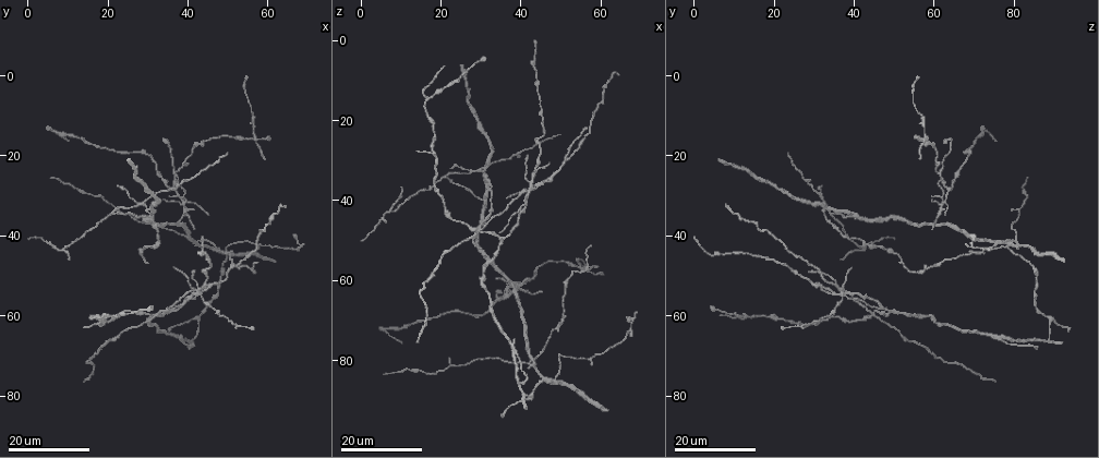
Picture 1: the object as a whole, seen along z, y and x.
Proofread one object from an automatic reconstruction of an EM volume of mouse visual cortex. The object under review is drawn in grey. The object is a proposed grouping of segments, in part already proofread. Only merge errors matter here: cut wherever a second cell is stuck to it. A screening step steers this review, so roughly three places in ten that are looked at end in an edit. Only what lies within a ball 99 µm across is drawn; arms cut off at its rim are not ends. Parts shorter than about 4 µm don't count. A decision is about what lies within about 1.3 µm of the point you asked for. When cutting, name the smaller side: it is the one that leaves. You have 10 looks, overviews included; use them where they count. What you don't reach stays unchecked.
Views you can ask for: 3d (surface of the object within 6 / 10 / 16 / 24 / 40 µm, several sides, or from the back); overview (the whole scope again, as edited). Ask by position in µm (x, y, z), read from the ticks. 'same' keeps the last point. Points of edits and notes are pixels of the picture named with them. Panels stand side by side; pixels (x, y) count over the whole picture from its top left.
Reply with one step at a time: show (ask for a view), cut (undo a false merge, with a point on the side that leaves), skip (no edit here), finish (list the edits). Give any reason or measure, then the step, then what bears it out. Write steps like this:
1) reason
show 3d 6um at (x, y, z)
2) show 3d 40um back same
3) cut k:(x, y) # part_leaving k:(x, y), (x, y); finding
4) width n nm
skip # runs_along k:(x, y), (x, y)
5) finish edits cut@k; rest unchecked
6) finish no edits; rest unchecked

side arm on a straight run
show 3d 16um at (17.0, 60.0, 14.5)

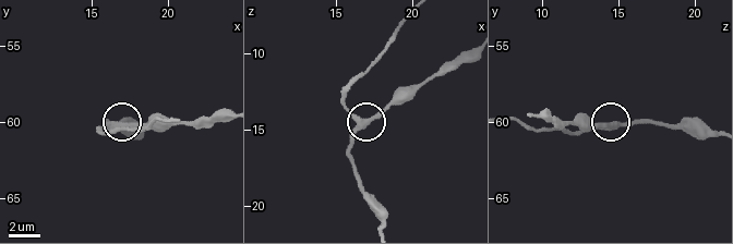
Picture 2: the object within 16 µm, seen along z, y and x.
show 3d 10um at (16.8, 60.2, 14.4)

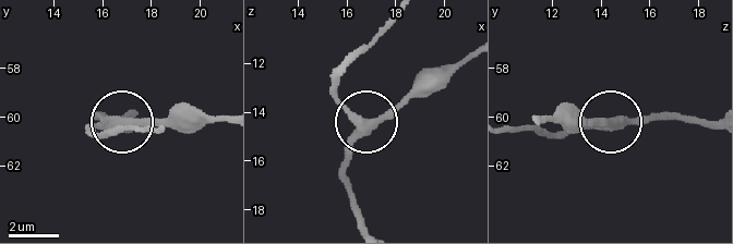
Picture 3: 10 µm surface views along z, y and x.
arms 3
skip # one cell here

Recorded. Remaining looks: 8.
side arm on a straight run
show 3d 16um at (42.5, 55.0, 38.0)

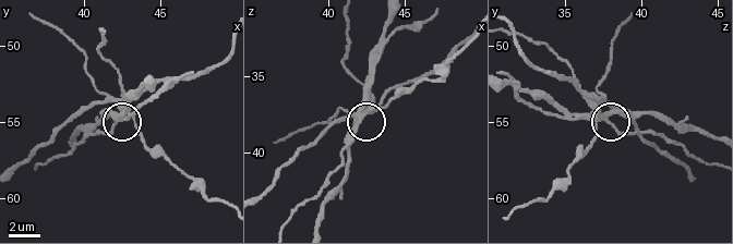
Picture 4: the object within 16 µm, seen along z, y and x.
show 3d 6um at (42.0, 54.8, 37.8)

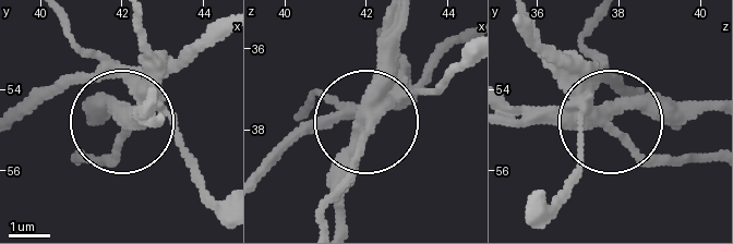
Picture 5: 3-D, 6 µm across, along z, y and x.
show 3d 6um back at (42.15, 54.90, 37.85)

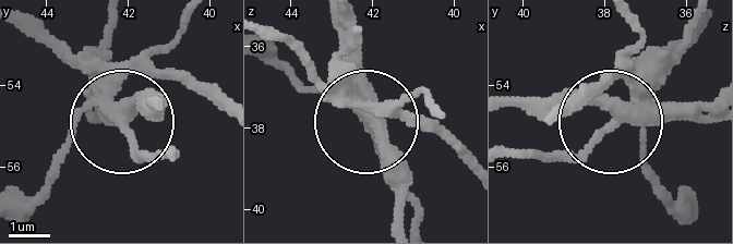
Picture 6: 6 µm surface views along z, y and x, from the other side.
width 320 nm
cut 6:(131, 156) # part_leaving 6:(108, 113), (118, 85), (139, 75), (181, 75), (223, 96); two cells meet here

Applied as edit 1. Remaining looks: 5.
redraw
show overview

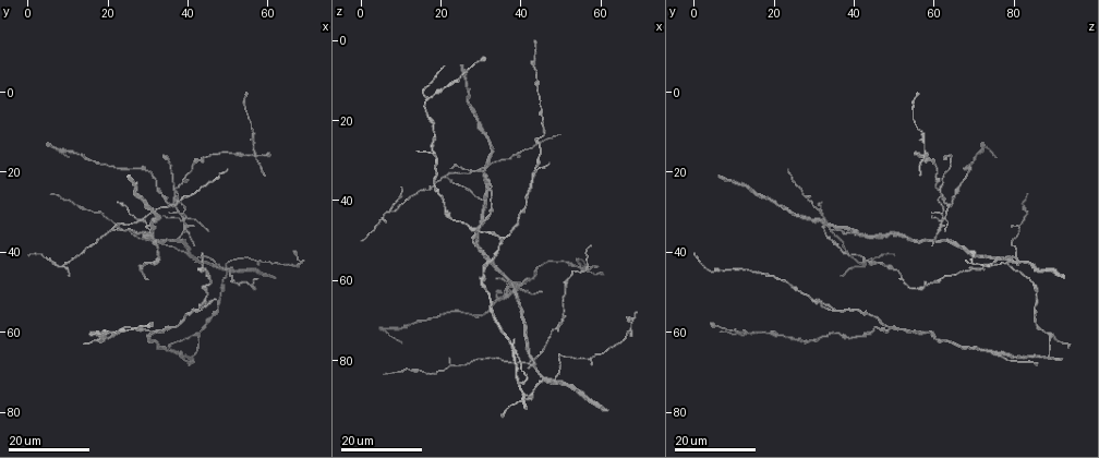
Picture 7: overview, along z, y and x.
thin arm on a thick one
show 3d 16um at (43.5, 53.0, 33.5)

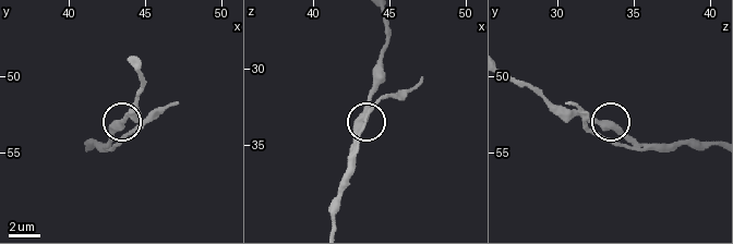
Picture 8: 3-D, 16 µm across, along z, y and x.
zoom in
show 3d 10um at (43.4, 53.4, 33.2)

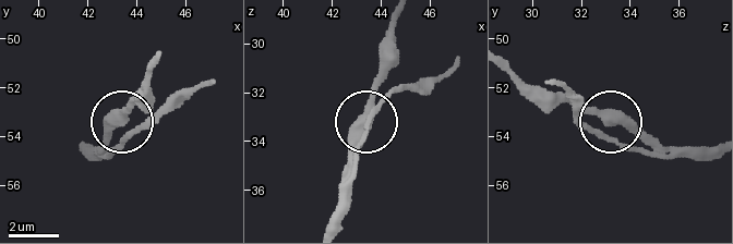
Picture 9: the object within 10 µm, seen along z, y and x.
width 360 nm
skip # runs_along 9:(712, 149), (662, 149), (625, 129), (593, 131), (577, 120); one cell here

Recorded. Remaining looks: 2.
show 3d 24um at (34.5, 58.5, 49.5)

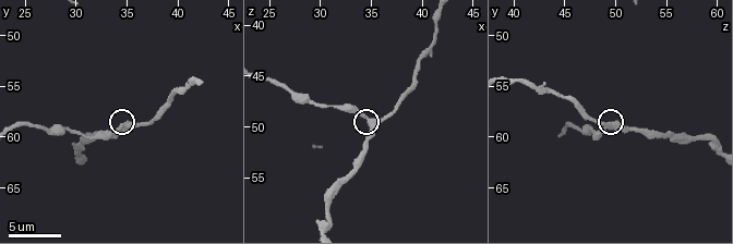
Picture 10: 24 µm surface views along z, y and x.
zoom in
show 3d 10um same

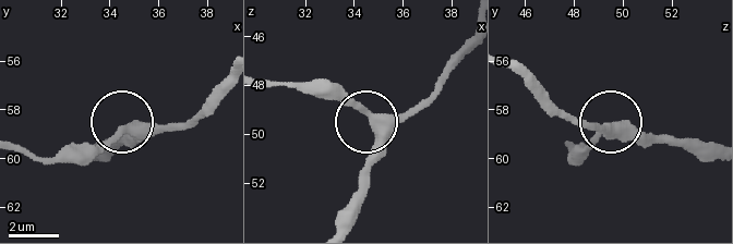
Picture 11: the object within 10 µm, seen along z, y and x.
width 350 nm
skip # runs_along 11:(336, 226), (359, 188), (372, 121), (428, 107); all the same cell

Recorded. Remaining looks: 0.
finish edits cut@6; rest unchecked

